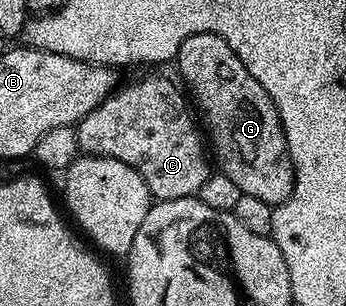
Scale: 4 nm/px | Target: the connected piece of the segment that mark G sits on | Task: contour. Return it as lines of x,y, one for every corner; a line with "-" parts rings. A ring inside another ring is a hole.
212,31
205,33
193,33
183,39
181,49
173,60
174,66
179,66
178,78
187,82
186,90
191,90
190,98
195,98
194,106
199,106
198,114
201,116
202,126
207,126
206,134
209,136
209,147
213,152
214,162
219,162
218,170
225,176
231,178
241,189
243,195
257,197
260,201
272,205
278,205
286,201
293,193
295,184
295,170
291,164
291,154
285,141
283,126
279,124
279,114
265,89
245,69
241,57
229,49
229,45
221,37
217,37

